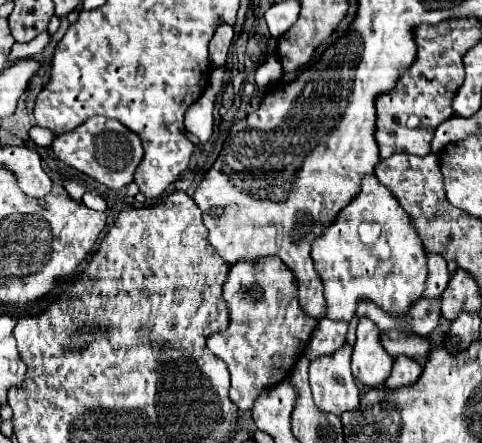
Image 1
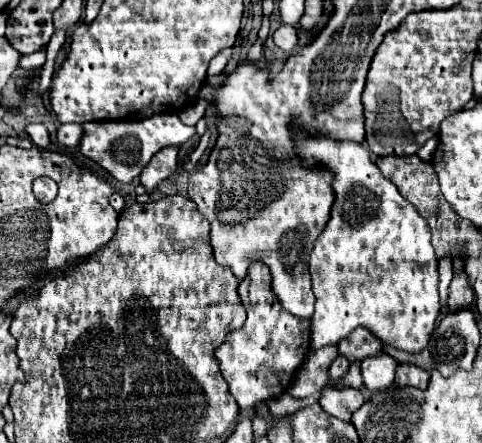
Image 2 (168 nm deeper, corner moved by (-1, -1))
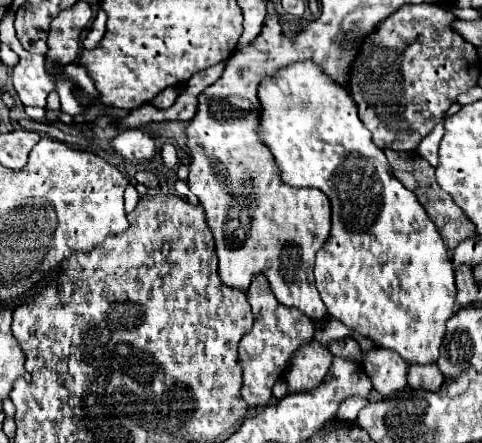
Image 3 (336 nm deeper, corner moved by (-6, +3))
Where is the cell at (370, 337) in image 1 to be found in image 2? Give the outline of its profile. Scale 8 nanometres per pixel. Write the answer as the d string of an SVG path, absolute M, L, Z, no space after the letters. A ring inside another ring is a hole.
M381 352L377 356L365 358L361 364L361 374L363 374L365 386L371 392L385 390L395 380L395 368L397 368L397 360L391 358L389 354Z

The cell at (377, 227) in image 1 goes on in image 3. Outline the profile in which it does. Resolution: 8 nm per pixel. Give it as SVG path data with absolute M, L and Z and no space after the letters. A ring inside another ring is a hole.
M298 62L292 64L288 68L284 68L282 72L278 72L272 78L266 78L262 82L262 88L258 90L258 98L262 100L262 142L272 150L274 160L280 168L282 180L286 180L286 184L290 186L314 186L318 190L322 190L332 204L332 230L330 236L326 240L326 244L320 248L320 252L316 254L316 266L314 266L314 276L316 276L316 286L318 292L328 308L328 314L336 320L340 320L344 326L356 330L358 334L370 338L376 346L380 348L390 348L394 352L398 352L408 364L434 364L440 356L440 344L442 344L442 336L446 330L446 320L454 314L454 302L456 302L456 286L454 286L454 268L452 262L448 258L448 250L444 248L444 242L438 234L438 228L434 226L434 222L430 220L430 216L426 214L426 210L422 208L422 204L418 202L418 198L414 196L414 192L410 192L408 188L404 188L394 174L390 172L390 164L384 156L384 152L372 142L370 132L366 130L366 126L360 122L358 118L358 108L354 104L354 100L350 98L350 94L342 88L338 88L324 72L322 68L316 68L310 62Z

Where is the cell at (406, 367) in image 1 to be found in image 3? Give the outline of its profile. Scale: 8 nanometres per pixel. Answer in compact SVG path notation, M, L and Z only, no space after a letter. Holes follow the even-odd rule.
M410 364L408 368L408 384L414 390L438 390L444 382L442 372L438 372L436 364Z

